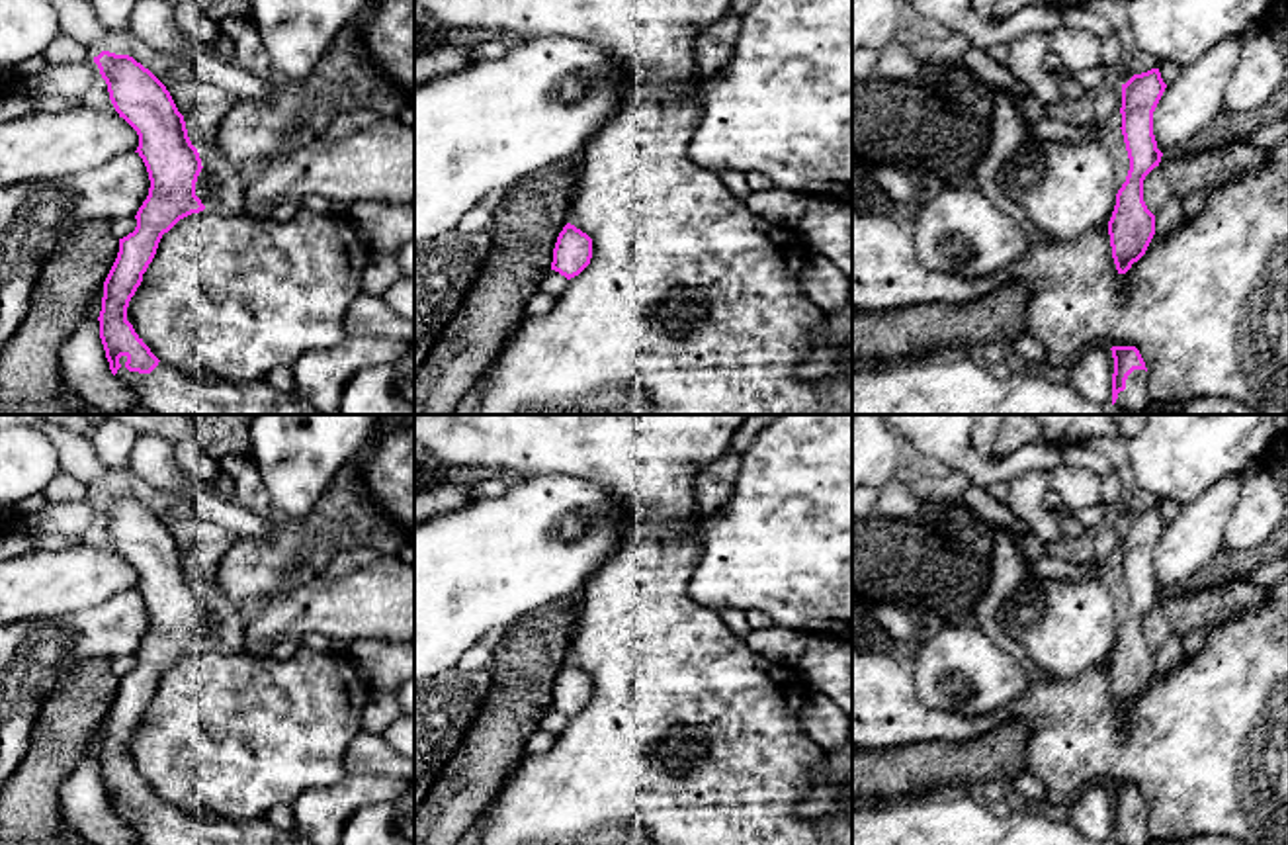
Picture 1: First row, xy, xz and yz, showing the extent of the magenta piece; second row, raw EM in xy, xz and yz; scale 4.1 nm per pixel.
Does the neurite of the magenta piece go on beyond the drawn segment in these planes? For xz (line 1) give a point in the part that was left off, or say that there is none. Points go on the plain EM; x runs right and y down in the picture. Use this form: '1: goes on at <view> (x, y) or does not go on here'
1: does not go on here

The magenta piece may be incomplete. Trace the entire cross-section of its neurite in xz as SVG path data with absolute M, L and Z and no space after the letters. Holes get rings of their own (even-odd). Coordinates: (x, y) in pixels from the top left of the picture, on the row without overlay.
M567 661L557 675L551 708L571 718L590 702L590 696L592 677L575 663Z

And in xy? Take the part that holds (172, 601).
M102 489L94 495L107 522L109 538L139 573L150 626L139 645L137 665L119 677L117 696L104 720L100 777L111 812L145 845L313 845L293 831L281 831L266 818L199 820L162 802L127 759L127 745L158 681L180 657L205 647L195 634L201 597L192 583L184 554L166 524L129 493Z

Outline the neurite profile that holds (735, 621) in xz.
M725 608L717 612L721 616L721 620L727 624L727 628L741 640L747 638L747 634L751 632L751 624L747 620L747 612L743 610L733 610L733 608Z

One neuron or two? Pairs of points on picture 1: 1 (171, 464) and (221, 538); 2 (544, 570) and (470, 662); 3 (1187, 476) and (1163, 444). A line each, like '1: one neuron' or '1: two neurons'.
1: two neurons
2: two neurons
3: one neuron

